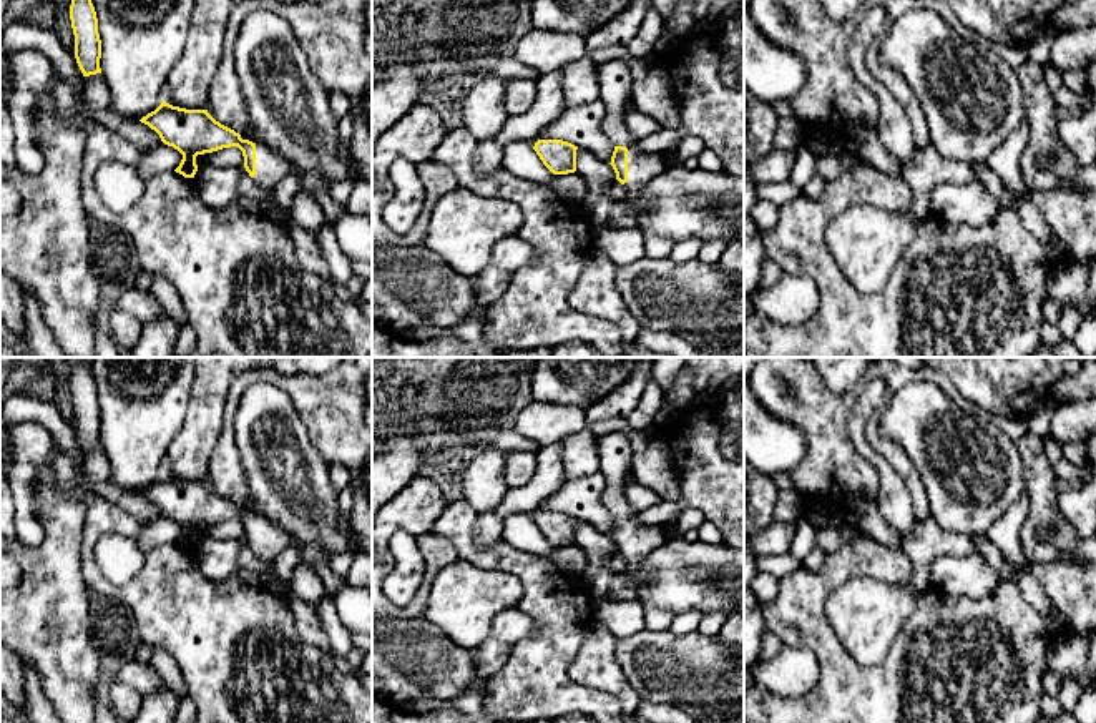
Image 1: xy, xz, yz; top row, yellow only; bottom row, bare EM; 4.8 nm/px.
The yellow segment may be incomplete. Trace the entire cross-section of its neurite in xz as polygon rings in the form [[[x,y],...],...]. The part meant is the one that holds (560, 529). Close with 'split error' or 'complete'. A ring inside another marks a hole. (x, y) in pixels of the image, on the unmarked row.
[[[538,512],[533,522],[553,547],[568,547],[576,543],[578,519],[563,512]]]; complete

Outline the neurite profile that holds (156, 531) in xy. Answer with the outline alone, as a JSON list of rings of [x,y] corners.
[[[159,515],[144,522],[144,527],[136,539],[136,543],[139,550],[146,553],[148,550],[161,543],[174,543],[179,539],[181,532],[183,527],[178,522]]]

